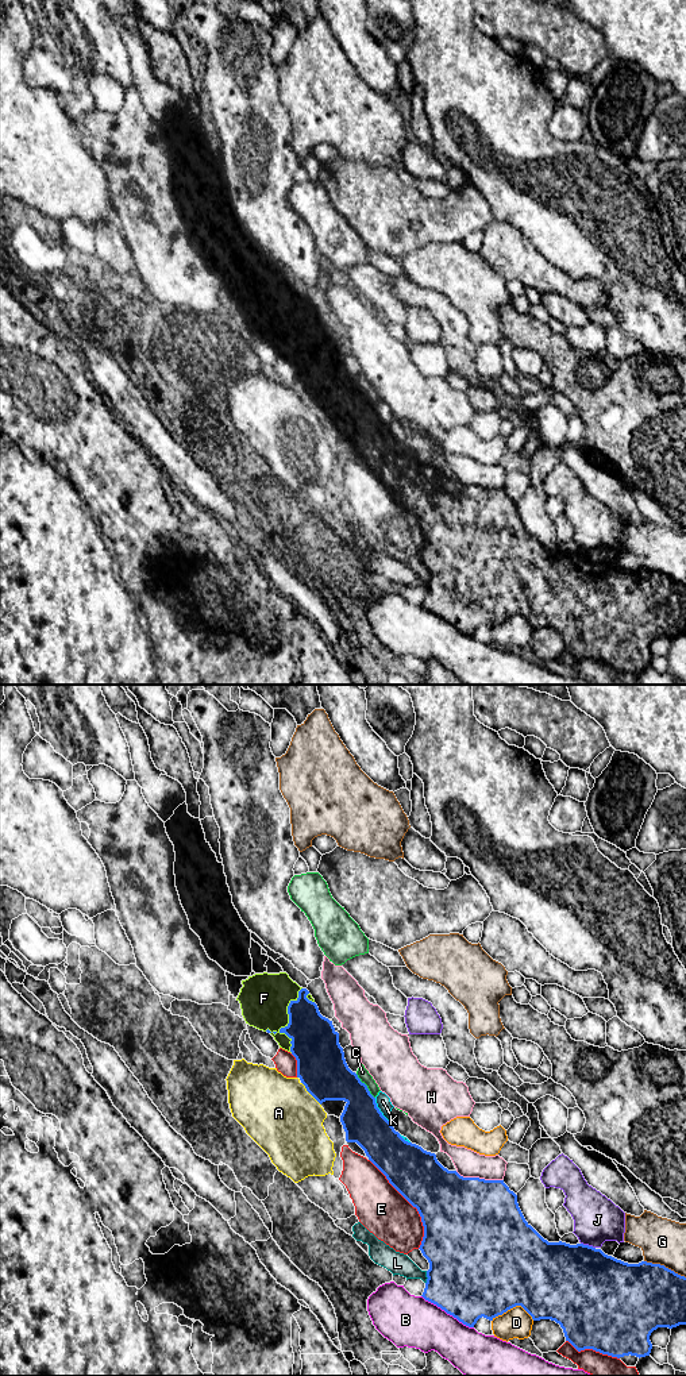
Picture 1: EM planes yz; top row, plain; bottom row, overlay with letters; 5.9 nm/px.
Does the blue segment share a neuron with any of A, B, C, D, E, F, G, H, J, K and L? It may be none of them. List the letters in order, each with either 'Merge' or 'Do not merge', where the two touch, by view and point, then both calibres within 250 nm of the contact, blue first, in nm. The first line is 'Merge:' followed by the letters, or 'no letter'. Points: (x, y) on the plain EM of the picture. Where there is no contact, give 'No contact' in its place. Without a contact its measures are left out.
Merge: F
A: Do not merge. Touches blue at yz (309, 401). Thickness 300 nm (blue) against 440 nm
B: Do not merge. Touches blue at yz (447, 621). Thickness 480 nm (blue) against 300 nm
C: Do not merge. Touches blue at yz (366, 394). Thickness 280 nm (blue) against 70 nm
D: Do not merge. Touches blue at yz (513, 615). Thickness 500 nm (blue) against 180 nm
E: Do not merge. Touches blue at yz (411, 512). Thickness 380 nm (blue) against 300 nm
F: Merge. Touches blue at yz (289, 330). Thickness 280 nm (blue) against 300 nm
G: Do not merge. Touches blue at yz (663, 574). Thickness 420 nm (blue) against 280 nm
H: Do not merge. Touches blue at yz (478, 486). Thickness 500 nm (blue) against 160 nm
J: Do not merge. Touches blue at yz (588, 554). Thickness 500 nm (blue) against 280 nm
K: Do not merge. Touches blue at yz (378, 419). Thickness 240 nm (blue) against 90 nm
L: Do not merge. Touches blue at yz (427, 585). Thickness 480 nm (blue) against 130 nm

